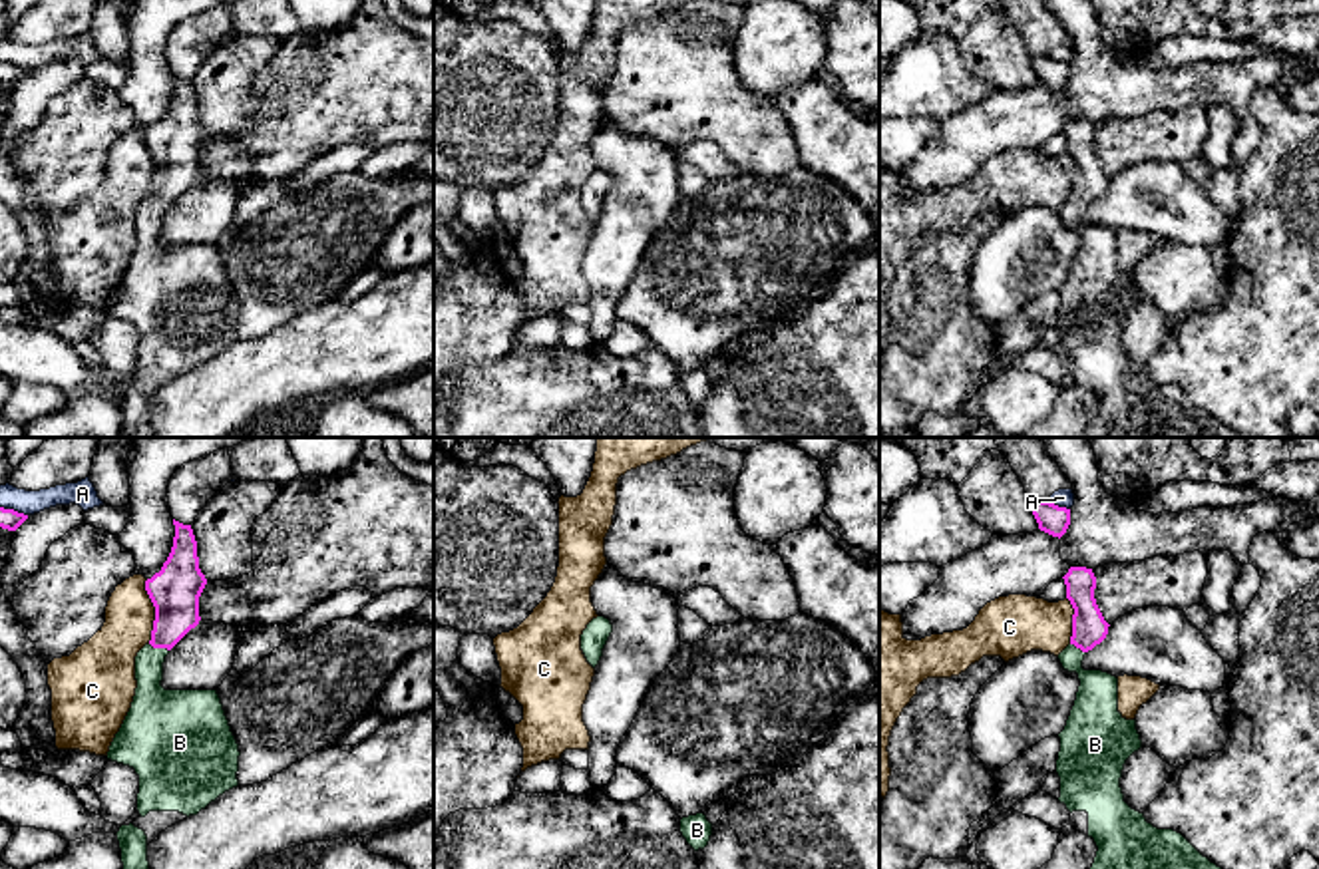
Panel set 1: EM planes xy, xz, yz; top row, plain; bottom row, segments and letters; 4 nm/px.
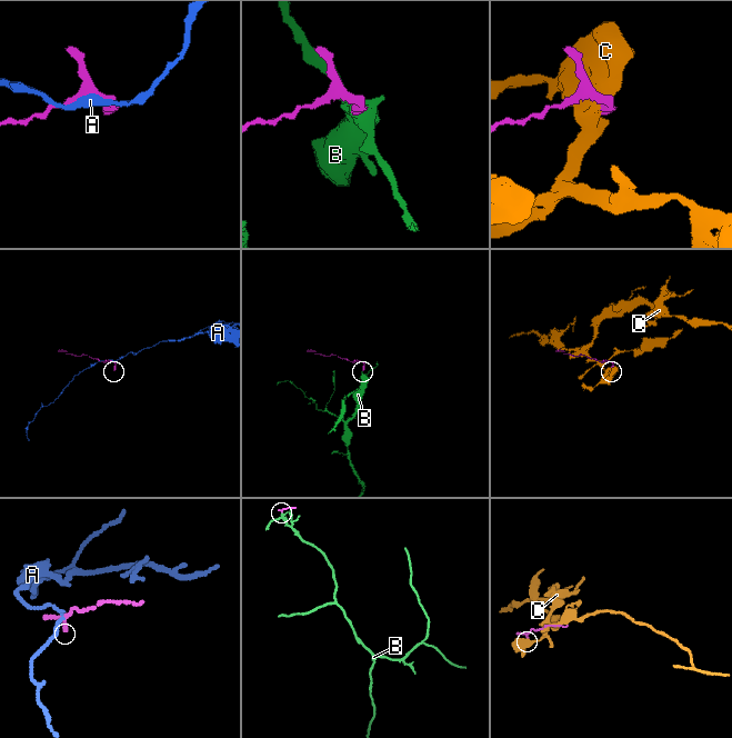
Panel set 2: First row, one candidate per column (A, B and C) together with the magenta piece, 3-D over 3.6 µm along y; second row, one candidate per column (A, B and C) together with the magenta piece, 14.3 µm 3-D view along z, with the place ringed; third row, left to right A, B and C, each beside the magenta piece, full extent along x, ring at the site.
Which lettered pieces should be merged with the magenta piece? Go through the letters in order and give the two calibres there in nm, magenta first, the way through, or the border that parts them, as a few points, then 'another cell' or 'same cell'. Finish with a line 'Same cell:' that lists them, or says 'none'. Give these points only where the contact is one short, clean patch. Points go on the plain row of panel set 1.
A: calibres 120 and 80 nm; another cell
B: calibres 200 and 190 nm; way xy (176, 144), (176, 170), (160, 201), (152, 209), (154, 263); same cell
C: calibres 200 and 200 nm; another cell
Same cell: B

